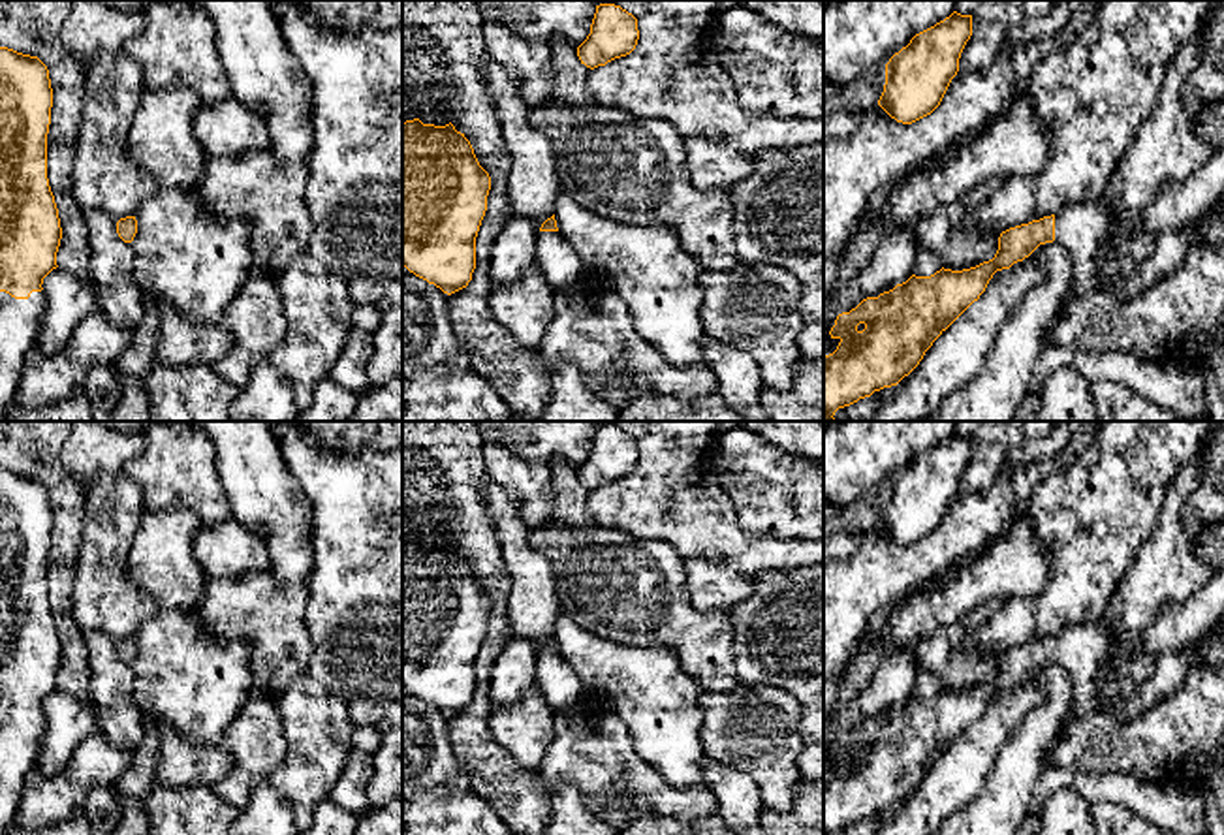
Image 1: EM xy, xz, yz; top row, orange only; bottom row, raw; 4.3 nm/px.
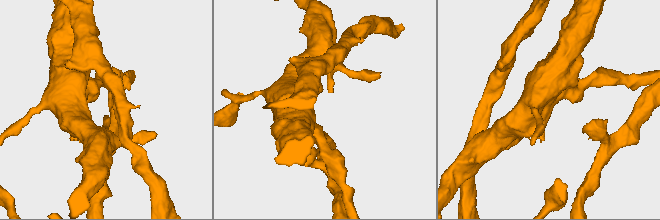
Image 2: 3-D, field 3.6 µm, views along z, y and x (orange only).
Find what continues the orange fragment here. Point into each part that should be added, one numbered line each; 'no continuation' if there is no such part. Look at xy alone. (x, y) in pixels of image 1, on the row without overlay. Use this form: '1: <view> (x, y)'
1: xy (19, 740)

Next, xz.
1: xz (557, 681)

